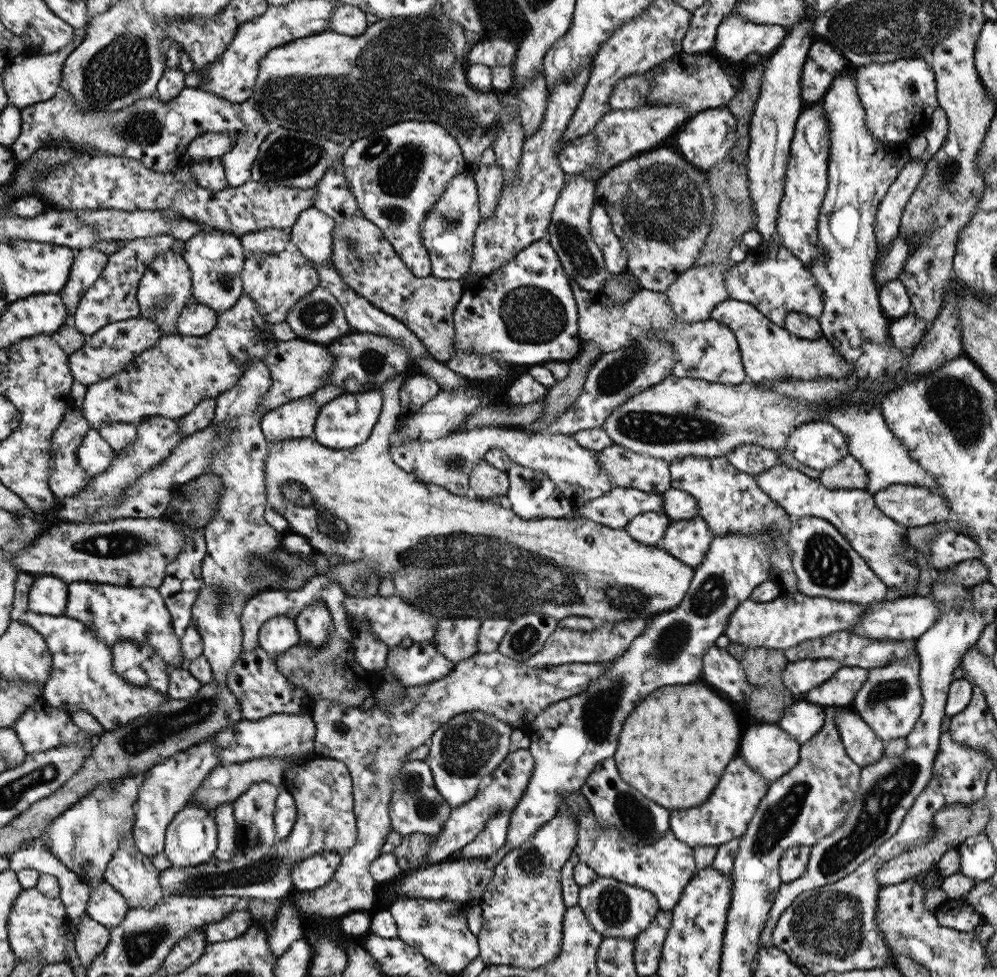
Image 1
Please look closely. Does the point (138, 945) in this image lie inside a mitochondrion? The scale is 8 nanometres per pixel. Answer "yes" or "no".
yes

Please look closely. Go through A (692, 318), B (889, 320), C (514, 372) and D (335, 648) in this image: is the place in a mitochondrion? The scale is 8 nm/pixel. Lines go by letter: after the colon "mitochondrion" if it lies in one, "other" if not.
A: other
B: other
C: other
D: mitochondrion

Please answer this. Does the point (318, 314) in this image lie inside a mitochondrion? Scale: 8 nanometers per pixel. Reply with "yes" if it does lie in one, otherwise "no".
yes

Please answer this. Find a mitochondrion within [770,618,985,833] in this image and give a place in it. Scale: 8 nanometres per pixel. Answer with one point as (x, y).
(888, 689)

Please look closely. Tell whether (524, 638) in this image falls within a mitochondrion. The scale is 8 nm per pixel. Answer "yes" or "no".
yes

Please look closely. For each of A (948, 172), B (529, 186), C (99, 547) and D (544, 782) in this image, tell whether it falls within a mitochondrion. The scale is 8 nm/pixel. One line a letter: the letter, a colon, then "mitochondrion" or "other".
A: mitochondrion
B: other
C: mitochondrion
D: other

